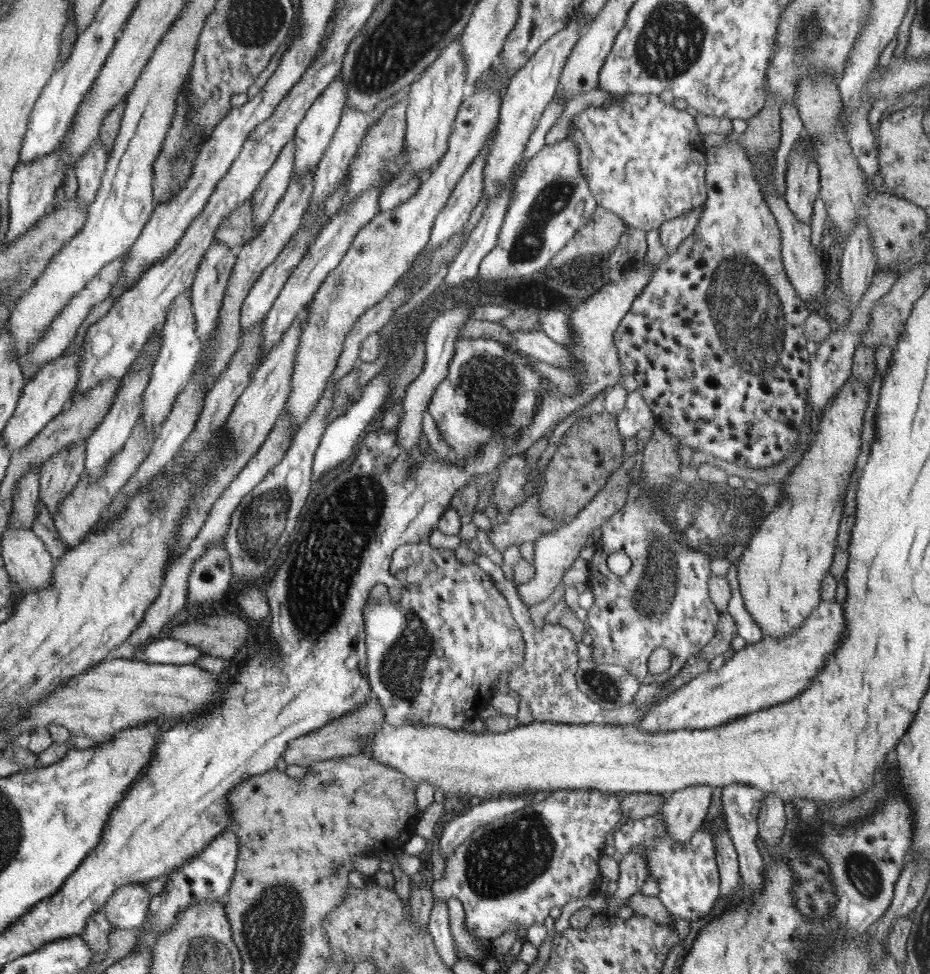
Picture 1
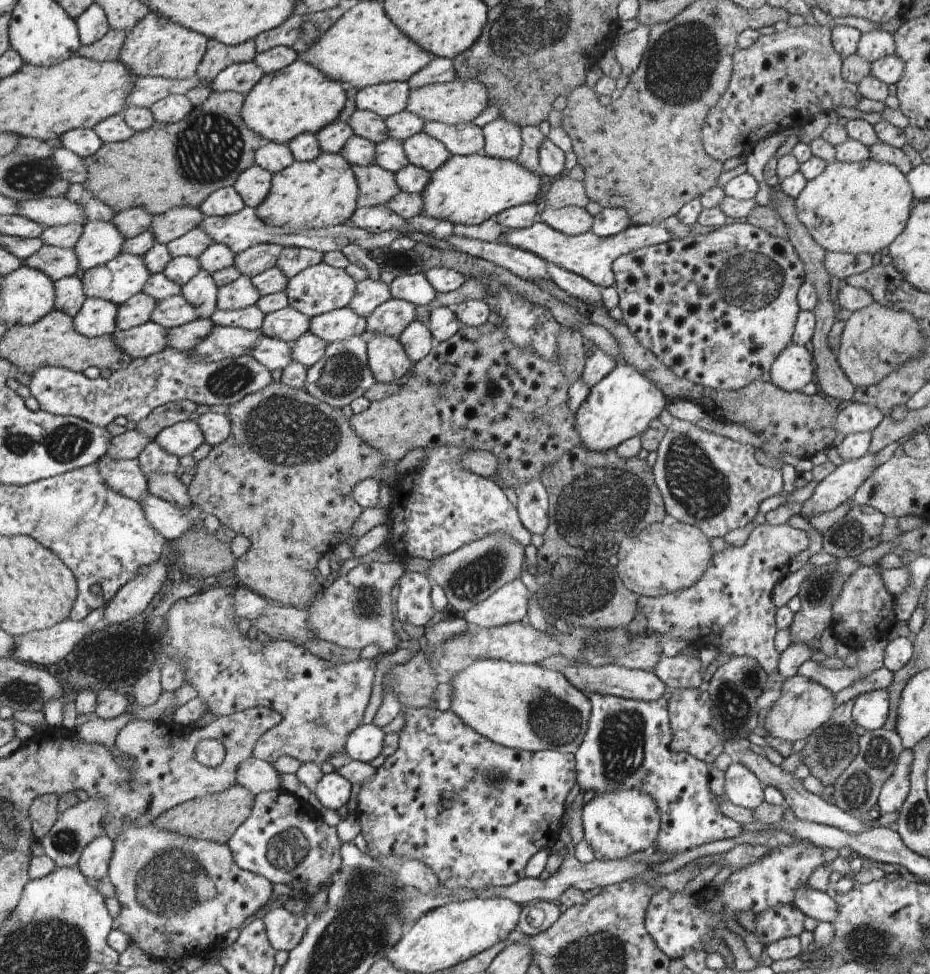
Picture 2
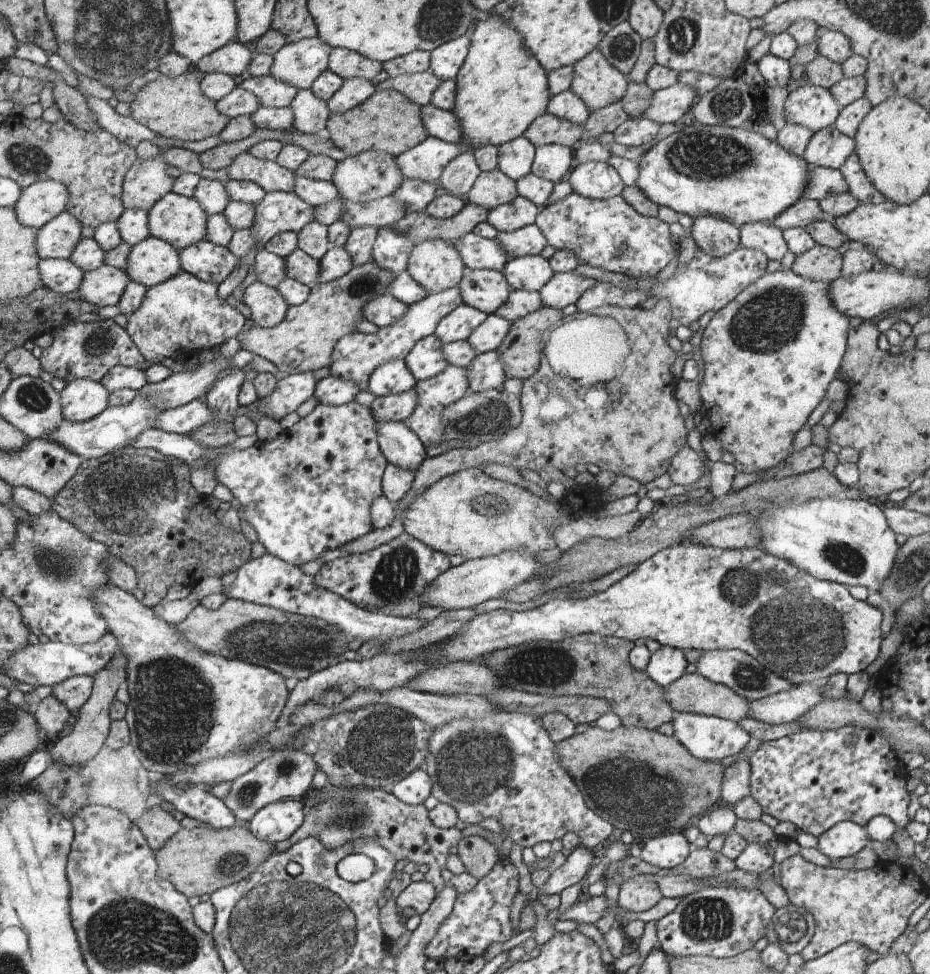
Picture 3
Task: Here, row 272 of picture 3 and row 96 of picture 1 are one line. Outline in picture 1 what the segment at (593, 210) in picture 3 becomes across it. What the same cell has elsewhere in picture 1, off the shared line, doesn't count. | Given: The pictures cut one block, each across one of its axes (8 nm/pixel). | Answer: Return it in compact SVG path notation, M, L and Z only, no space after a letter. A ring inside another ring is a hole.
M608 94L614 95L614 103L582 110L573 117L572 129L566 137L574 142L581 169L598 208L620 215L628 227L646 233L706 204L709 168L694 118L688 112L678 112L672 105L664 104L658 95Z

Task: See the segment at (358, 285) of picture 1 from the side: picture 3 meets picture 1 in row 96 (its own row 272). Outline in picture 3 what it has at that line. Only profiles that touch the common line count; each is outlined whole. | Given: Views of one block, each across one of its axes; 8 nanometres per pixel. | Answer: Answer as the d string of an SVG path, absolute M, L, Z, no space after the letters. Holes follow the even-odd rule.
M466 270L460 284L464 303L487 315L506 304L512 288L504 274L496 270Z

